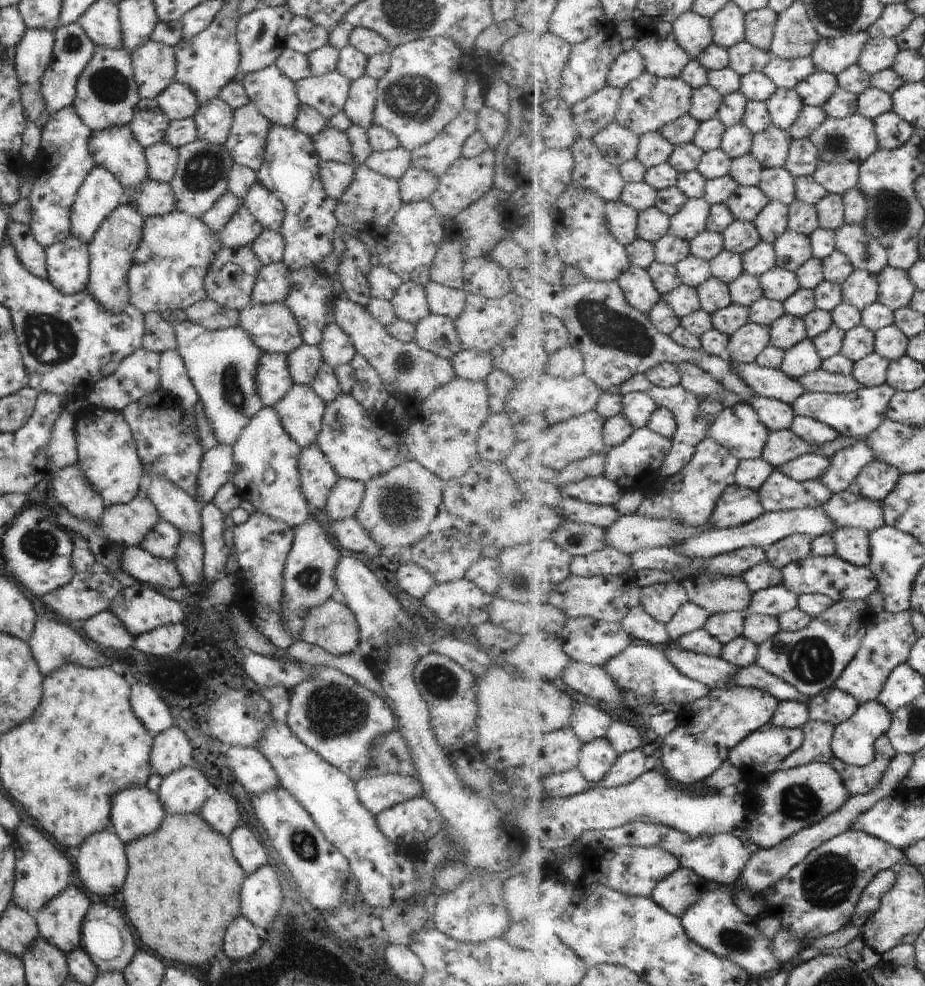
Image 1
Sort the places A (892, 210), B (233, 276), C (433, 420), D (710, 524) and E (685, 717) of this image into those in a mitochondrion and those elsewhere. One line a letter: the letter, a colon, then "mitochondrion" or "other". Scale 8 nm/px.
A: mitochondrion
B: other
C: other
D: other
E: other

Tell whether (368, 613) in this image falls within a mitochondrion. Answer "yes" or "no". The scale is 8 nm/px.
no

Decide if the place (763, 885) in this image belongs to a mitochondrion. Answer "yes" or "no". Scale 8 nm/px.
no

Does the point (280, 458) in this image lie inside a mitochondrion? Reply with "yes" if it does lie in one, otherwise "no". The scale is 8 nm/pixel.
no

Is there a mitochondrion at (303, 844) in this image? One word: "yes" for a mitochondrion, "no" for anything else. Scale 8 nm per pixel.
yes

